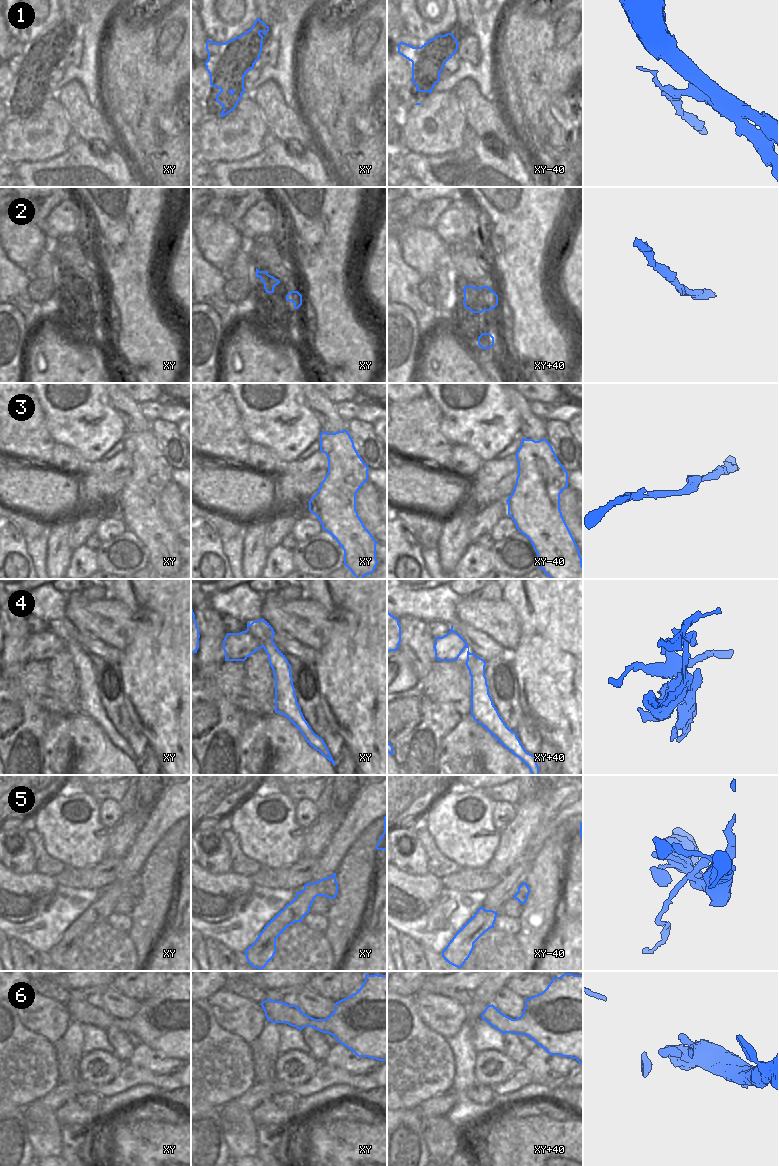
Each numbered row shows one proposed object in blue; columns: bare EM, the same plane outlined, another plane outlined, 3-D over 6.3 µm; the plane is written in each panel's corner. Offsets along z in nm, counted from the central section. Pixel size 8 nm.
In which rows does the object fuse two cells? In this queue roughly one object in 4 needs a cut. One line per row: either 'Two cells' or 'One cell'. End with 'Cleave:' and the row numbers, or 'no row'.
1: One cell
2: One cell
3: One cell
4: Two cells
5: Two cells
6: One cell
Cleave: 4, 5.

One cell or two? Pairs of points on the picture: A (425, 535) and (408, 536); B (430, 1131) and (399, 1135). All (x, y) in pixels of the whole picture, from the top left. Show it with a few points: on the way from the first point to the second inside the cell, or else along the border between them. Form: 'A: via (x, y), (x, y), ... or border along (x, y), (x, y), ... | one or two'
A: border along (400, 518), (415, 532), (415, 537), (422, 546) | two
B: border along (420, 1117), (420, 1133), (429, 1154) | two

